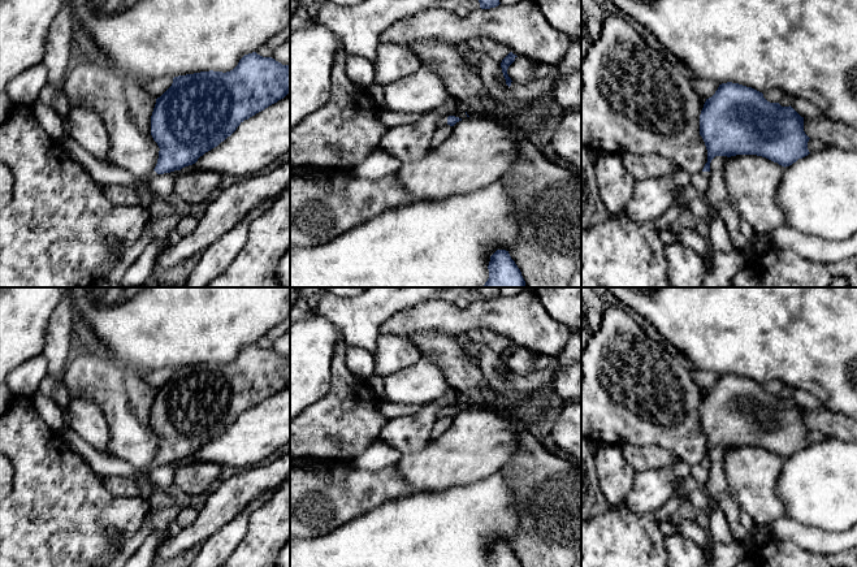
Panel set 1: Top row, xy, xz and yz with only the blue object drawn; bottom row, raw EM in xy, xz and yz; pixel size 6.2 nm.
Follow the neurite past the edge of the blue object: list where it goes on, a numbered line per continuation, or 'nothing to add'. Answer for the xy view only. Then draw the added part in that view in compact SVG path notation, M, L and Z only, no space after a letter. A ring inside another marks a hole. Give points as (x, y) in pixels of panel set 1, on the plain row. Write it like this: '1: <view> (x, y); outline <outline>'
1: xy (146, 489); outline M151 462L148 466L142 467L139 472L133 476L139 485L139 497L146 501L150 501L153 493L153 485L148 480L148 473L156 467L157 464Z

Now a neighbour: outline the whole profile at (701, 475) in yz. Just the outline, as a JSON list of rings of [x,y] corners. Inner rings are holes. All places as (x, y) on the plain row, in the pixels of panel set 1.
[[[696,464],[692,466],[691,475],[700,485],[706,486],[710,472],[702,464]]]

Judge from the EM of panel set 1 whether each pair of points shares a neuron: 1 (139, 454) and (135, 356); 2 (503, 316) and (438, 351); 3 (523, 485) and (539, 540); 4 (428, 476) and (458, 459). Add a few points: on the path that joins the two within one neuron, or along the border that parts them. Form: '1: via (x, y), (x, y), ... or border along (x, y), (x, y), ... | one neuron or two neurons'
1: border along (108, 355), (143, 373) | two neurons
2: border along (428, 332), (455, 336), (458, 338) | two neurons
3: via (536, 498), (539, 501), (539, 527) | one neuron
4: via (436, 468), (444, 462), (450, 461) | one neuron

